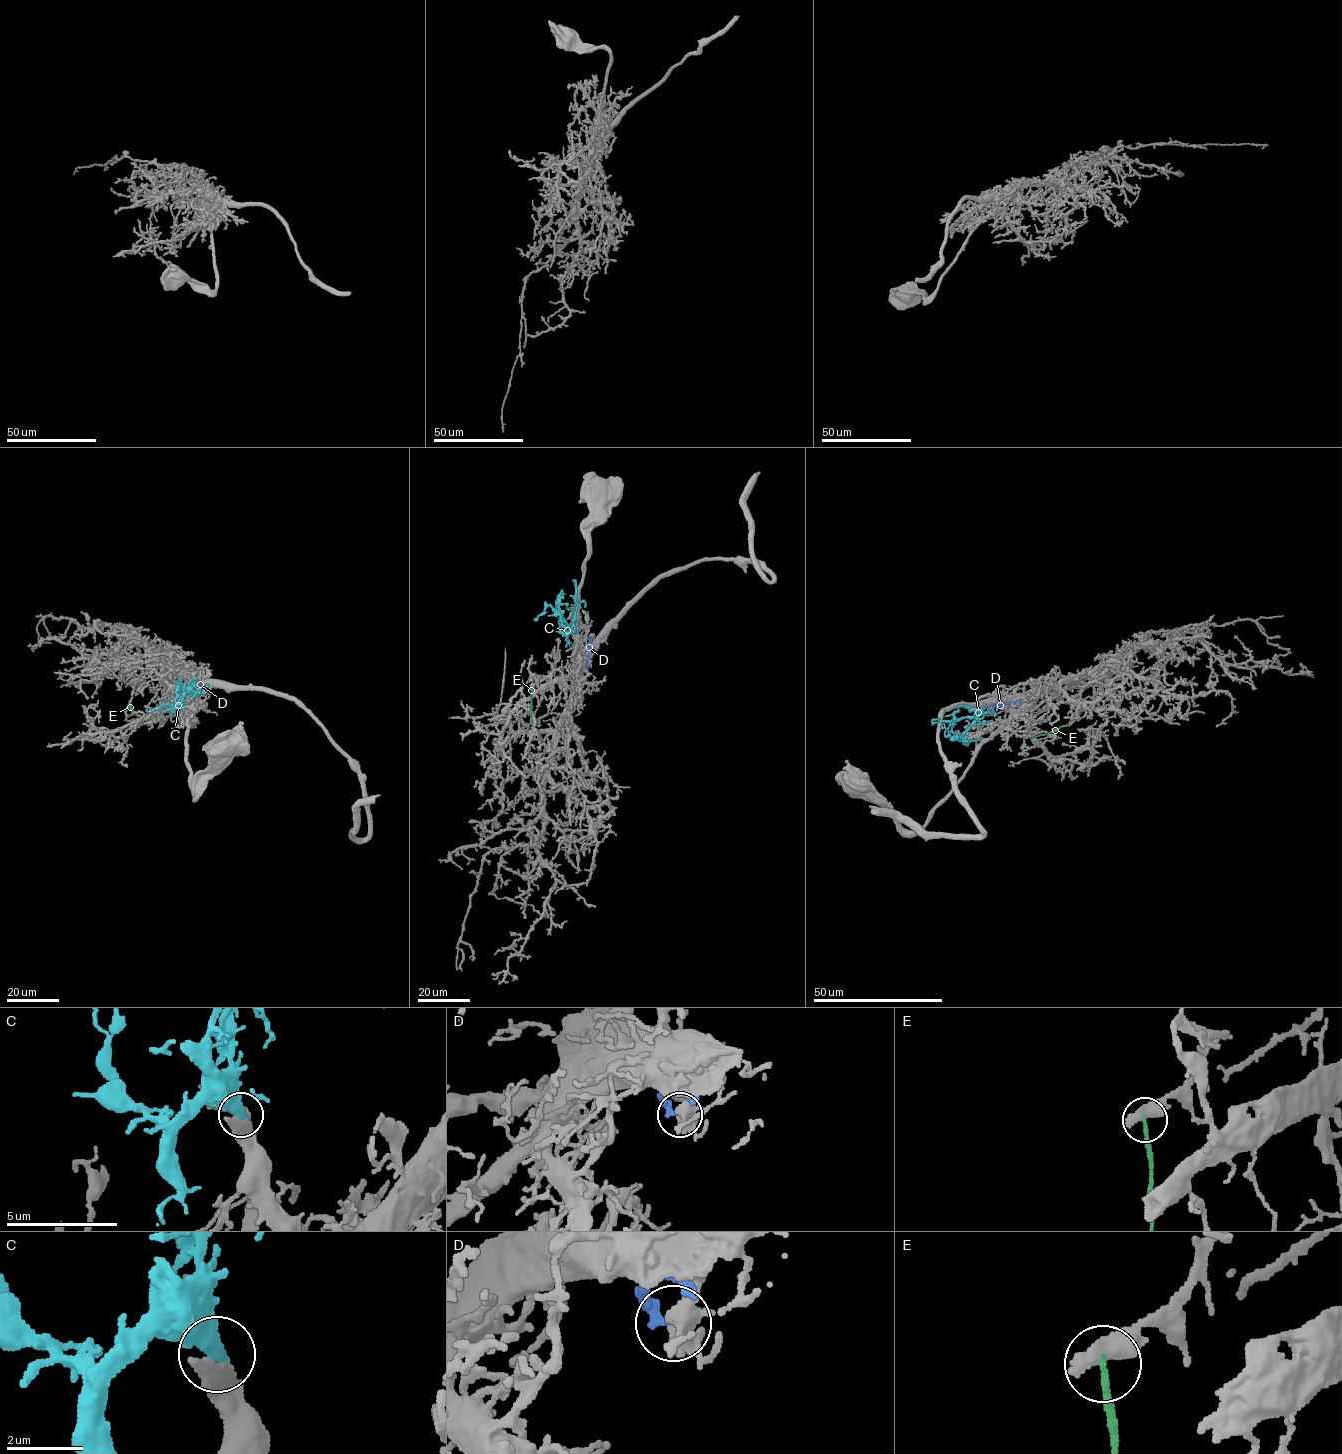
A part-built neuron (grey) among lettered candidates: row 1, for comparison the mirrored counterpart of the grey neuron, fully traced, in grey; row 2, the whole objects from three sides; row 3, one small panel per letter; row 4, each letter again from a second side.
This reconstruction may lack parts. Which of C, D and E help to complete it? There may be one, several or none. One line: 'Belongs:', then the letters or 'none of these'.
Belongs: C

